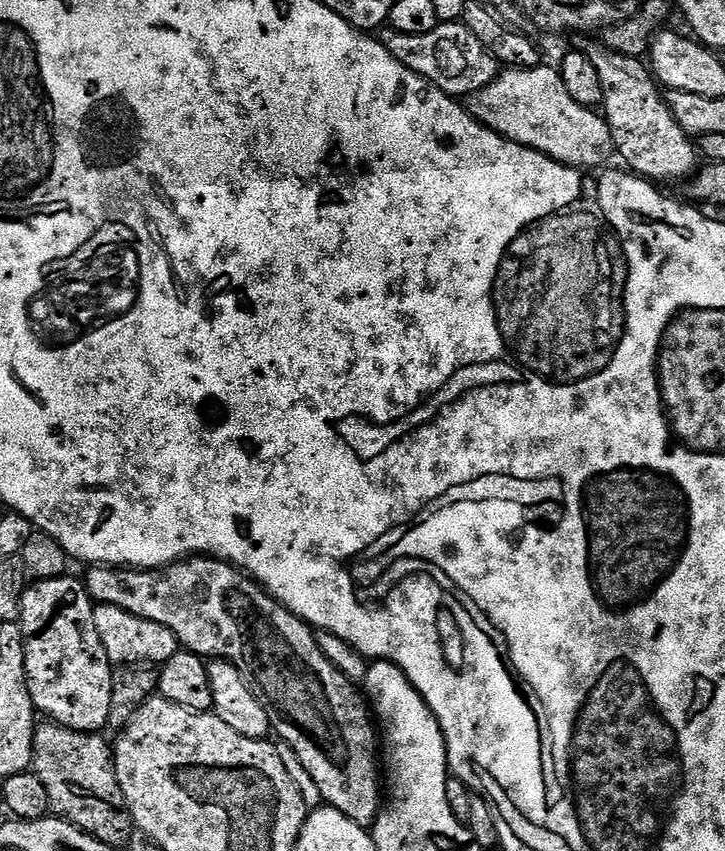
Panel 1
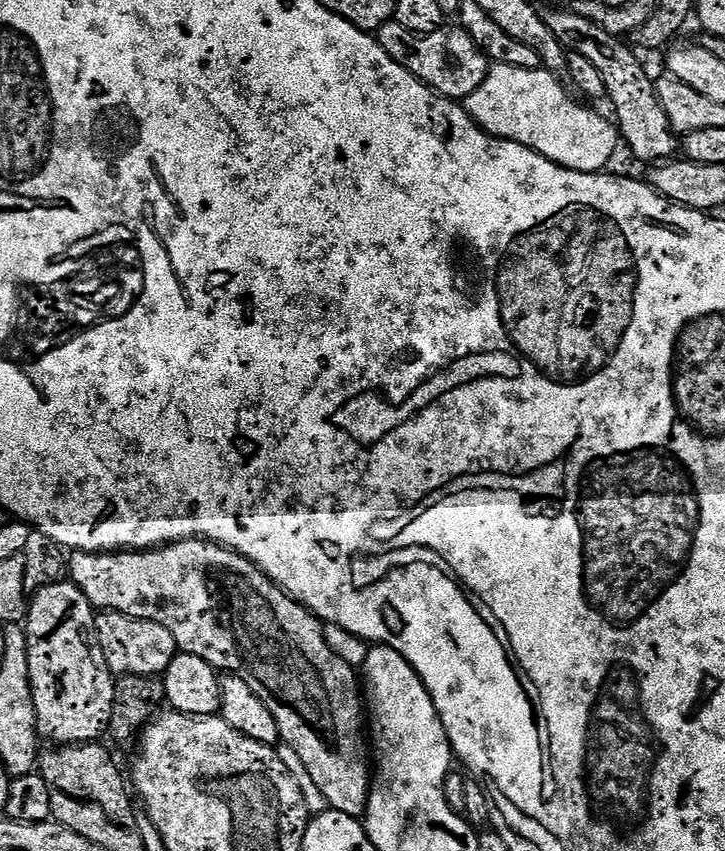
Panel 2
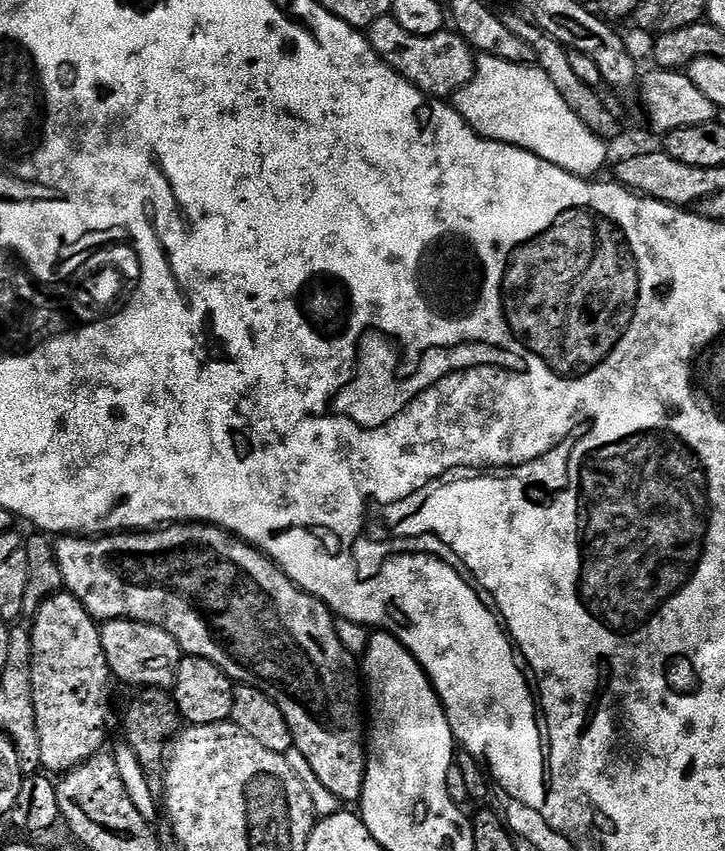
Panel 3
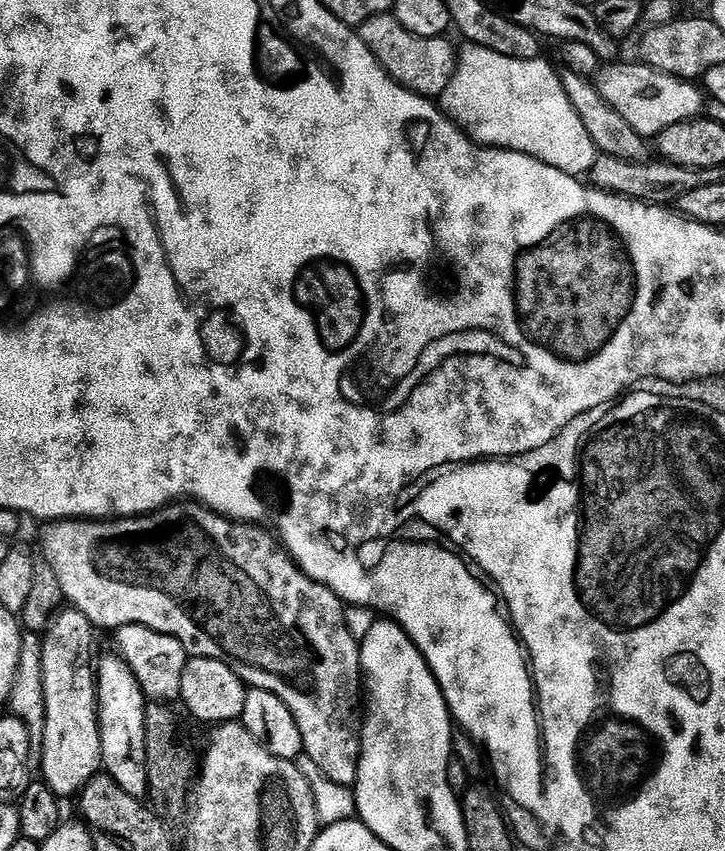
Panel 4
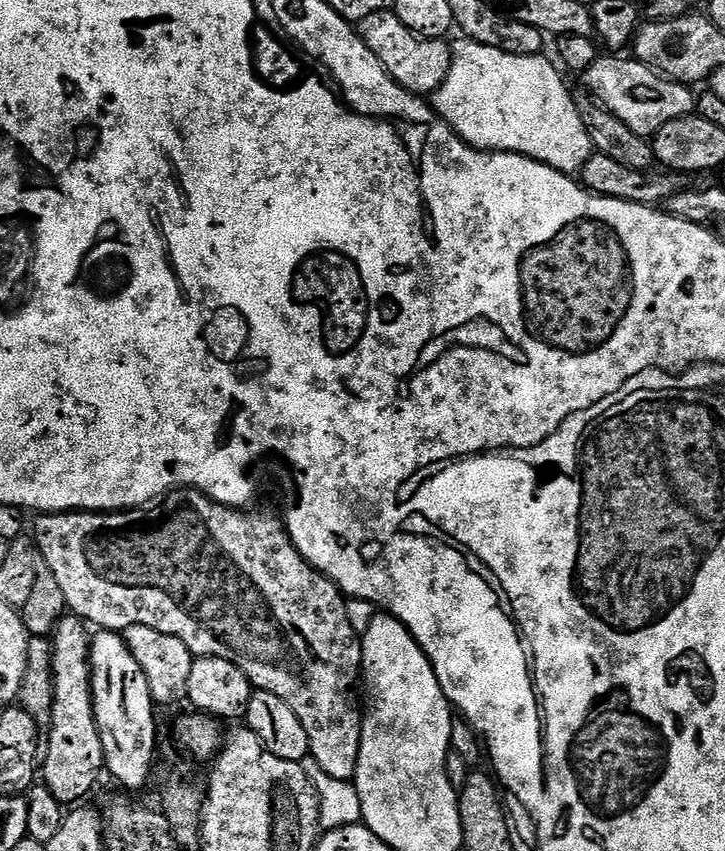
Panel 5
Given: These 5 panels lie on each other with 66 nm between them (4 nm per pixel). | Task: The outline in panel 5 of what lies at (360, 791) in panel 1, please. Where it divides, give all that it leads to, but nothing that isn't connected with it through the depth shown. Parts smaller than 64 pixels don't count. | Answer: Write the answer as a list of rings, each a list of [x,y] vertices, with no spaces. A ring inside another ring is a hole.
[[[181,488],[175,492],[168,493],[159,501],[158,506],[153,507],[153,512],[145,511],[143,514],[133,514],[132,512],[57,512],[55,514],[40,514],[35,517],[36,533],[34,539],[37,548],[40,549],[40,559],[43,567],[50,570],[50,574],[54,574],[54,578],[58,581],[58,587],[62,589],[62,598],[66,598],[68,603],[67,611],[71,615],[79,616],[81,620],[87,622],[89,625],[95,626],[100,630],[107,630],[109,632],[123,633],[130,626],[150,626],[150,630],[158,630],[162,634],[170,634],[174,638],[178,638],[187,648],[192,652],[193,657],[198,656],[213,656],[214,658],[226,658],[226,662],[234,662],[234,666],[238,666],[238,670],[242,670],[242,674],[246,674],[246,678],[250,681],[253,689],[261,692],[269,692],[278,698],[282,698],[282,702],[286,702],[286,706],[290,706],[290,710],[294,710],[294,714],[298,714],[298,722],[302,722],[302,730],[306,730],[306,738],[308,739],[308,750],[311,759],[315,760],[316,765],[322,769],[326,774],[330,774],[330,778],[338,778],[339,780],[352,780],[356,775],[356,766],[358,764],[358,750],[360,749],[360,739],[362,738],[362,700],[356,697],[356,684],[361,683],[362,680],[362,665],[360,662],[360,646],[362,643],[361,637],[354,630],[354,626],[350,626],[350,618],[346,618],[346,606],[348,600],[343,592],[340,591],[339,586],[336,585],[330,578],[326,578],[316,568],[306,562],[306,558],[302,558],[302,554],[292,544],[292,539],[288,536],[288,529],[284,527],[283,519],[272,516],[267,516],[264,512],[252,512],[253,510],[229,510],[224,504],[214,502],[208,496],[202,495],[194,488]]]

